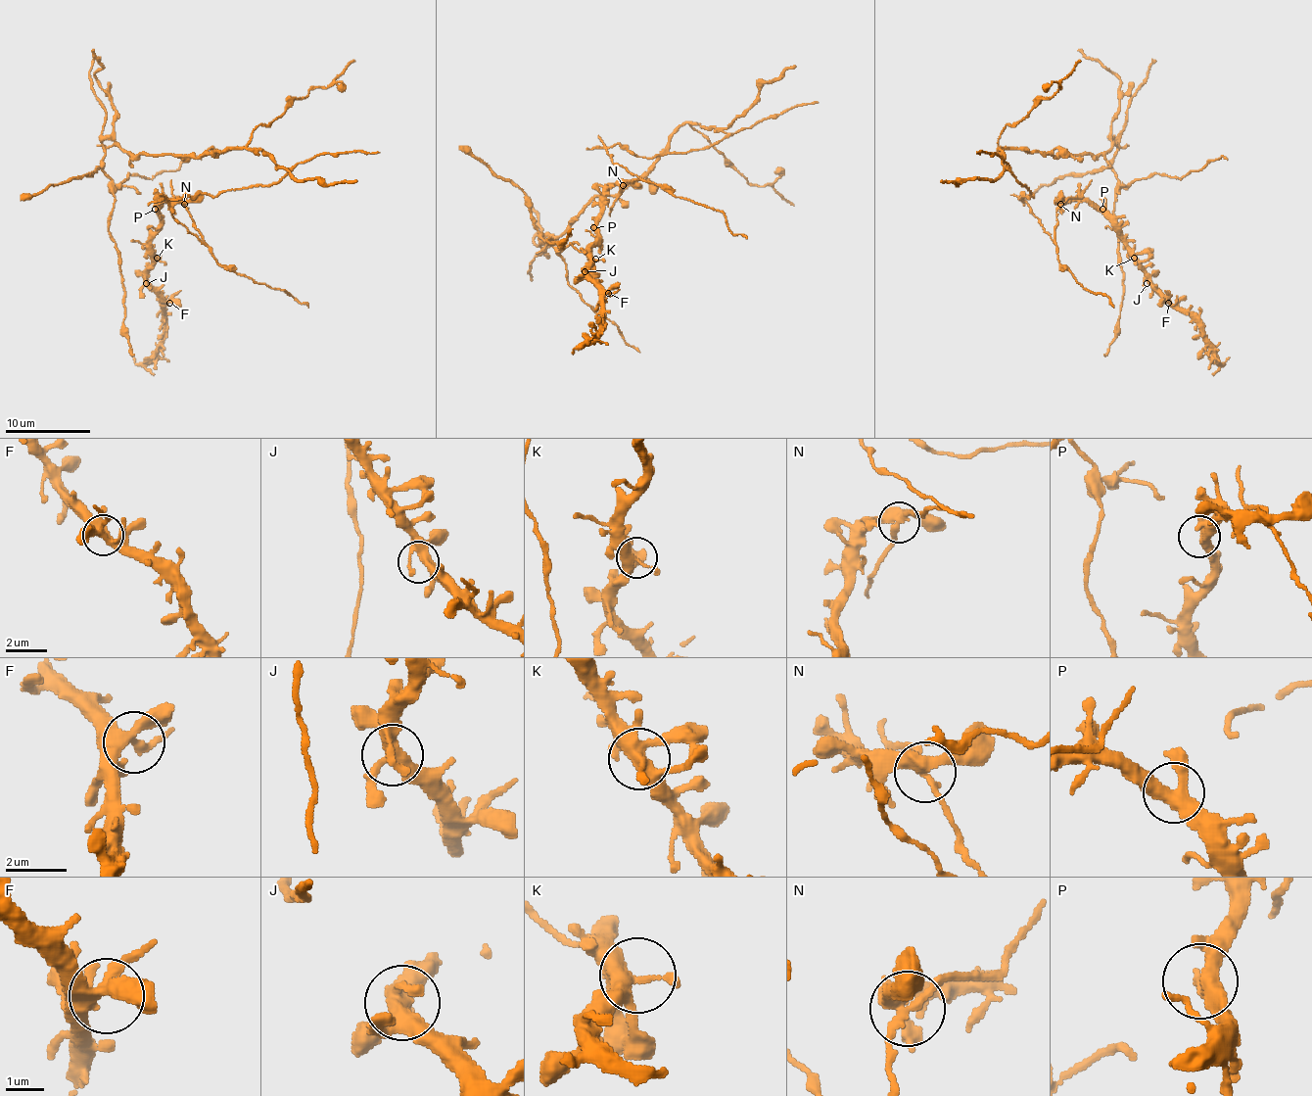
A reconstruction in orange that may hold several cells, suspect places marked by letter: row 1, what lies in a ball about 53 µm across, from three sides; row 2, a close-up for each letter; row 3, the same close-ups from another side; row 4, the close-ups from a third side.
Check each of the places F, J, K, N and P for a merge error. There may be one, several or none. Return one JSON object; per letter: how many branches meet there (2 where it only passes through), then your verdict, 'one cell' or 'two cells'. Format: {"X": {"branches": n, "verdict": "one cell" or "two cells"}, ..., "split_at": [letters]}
{"F": {"branches": 4, "verdict": "one cell"}, "J": {"branches": 5, "verdict": "one cell"}, "K": {"branches": 4, "verdict": "one cell"}, "N": {"branches": 4, "verdict": "two cells"}, "P": {"branches": 3, "verdict": "one cell"}, "split_at": ["N"]}

